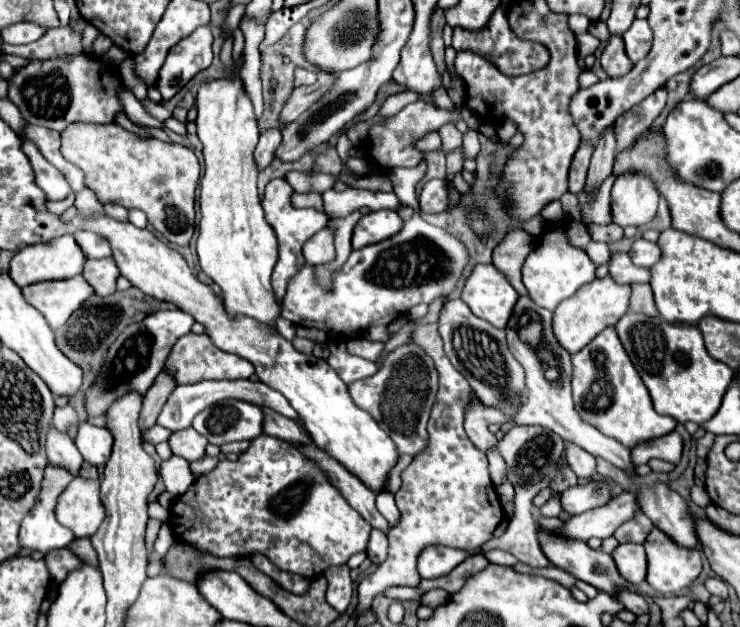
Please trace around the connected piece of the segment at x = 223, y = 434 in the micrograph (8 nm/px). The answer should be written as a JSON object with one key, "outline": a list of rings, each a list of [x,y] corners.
{"outline":[[[222,400],[196,414],[192,428],[210,444],[252,440],[262,434],[262,408],[242,400]]]}

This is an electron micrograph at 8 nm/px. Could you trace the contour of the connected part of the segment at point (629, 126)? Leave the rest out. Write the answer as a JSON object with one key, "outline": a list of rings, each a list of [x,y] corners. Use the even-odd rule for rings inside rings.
{"outline":[[[656,90],[654,94],[644,98],[644,102],[640,102],[636,110],[630,110],[628,114],[616,120],[618,152],[632,146],[632,142],[652,126],[654,118],[662,112],[664,104],[666,104],[666,90]]]}

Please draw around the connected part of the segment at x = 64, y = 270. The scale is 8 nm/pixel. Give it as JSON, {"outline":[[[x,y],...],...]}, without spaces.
{"outline":[[[62,236],[56,238],[52,242],[46,244],[34,244],[34,246],[26,246],[22,250],[18,250],[14,254],[14,258],[10,260],[10,278],[22,288],[28,284],[36,284],[36,282],[44,282],[44,280],[60,280],[60,278],[72,278],[76,274],[82,272],[84,266],[84,254],[78,248],[78,244],[74,242],[72,236]]]}

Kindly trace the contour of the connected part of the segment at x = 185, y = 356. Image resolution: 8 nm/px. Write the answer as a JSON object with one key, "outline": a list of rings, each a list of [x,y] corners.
{"outline":[[[190,332],[172,346],[172,350],[164,362],[164,372],[172,374],[176,384],[194,384],[194,382],[202,382],[202,380],[250,378],[254,374],[254,366],[236,354],[218,350],[218,346],[214,346],[214,342],[210,342],[208,334]]]}

